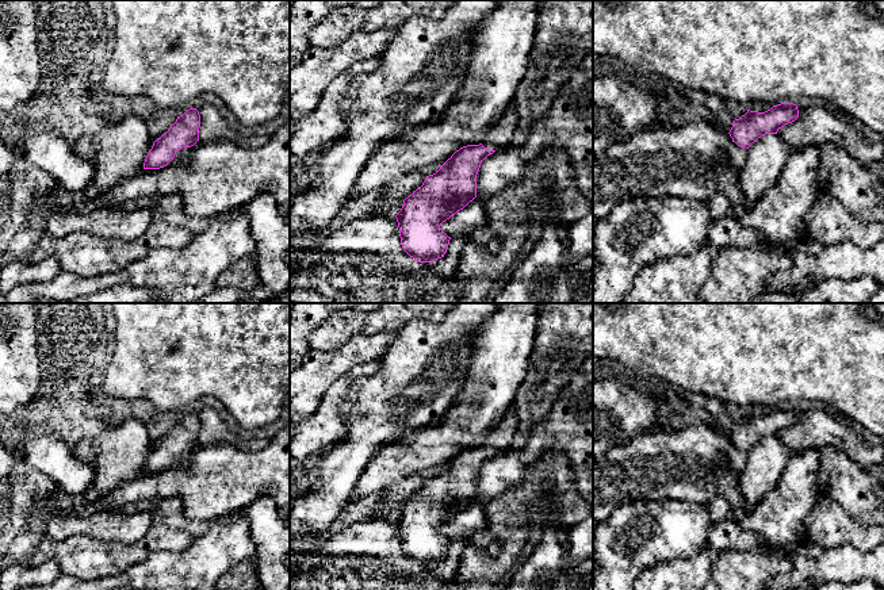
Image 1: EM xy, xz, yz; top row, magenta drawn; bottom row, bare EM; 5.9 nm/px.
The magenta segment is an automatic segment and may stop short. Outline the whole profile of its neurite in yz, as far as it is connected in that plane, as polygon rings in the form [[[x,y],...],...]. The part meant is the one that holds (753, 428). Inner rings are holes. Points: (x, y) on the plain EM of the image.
[[[781,406],[773,409],[765,415],[750,414],[735,422],[730,433],[732,445],[727,452],[728,468],[739,475],[747,459],[747,452],[765,437],[777,437],[788,426],[799,421],[797,409],[793,406]]]

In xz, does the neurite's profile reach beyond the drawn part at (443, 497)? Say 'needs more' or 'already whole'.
needs more

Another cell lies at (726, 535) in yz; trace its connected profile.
[[[730,518],[711,526],[707,544],[712,558],[727,549],[753,551],[766,545],[761,536],[743,530],[736,521]]]

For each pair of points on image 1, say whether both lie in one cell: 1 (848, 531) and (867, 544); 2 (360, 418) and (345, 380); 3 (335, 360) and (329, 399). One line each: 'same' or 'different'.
1: same
2: different
3: different

